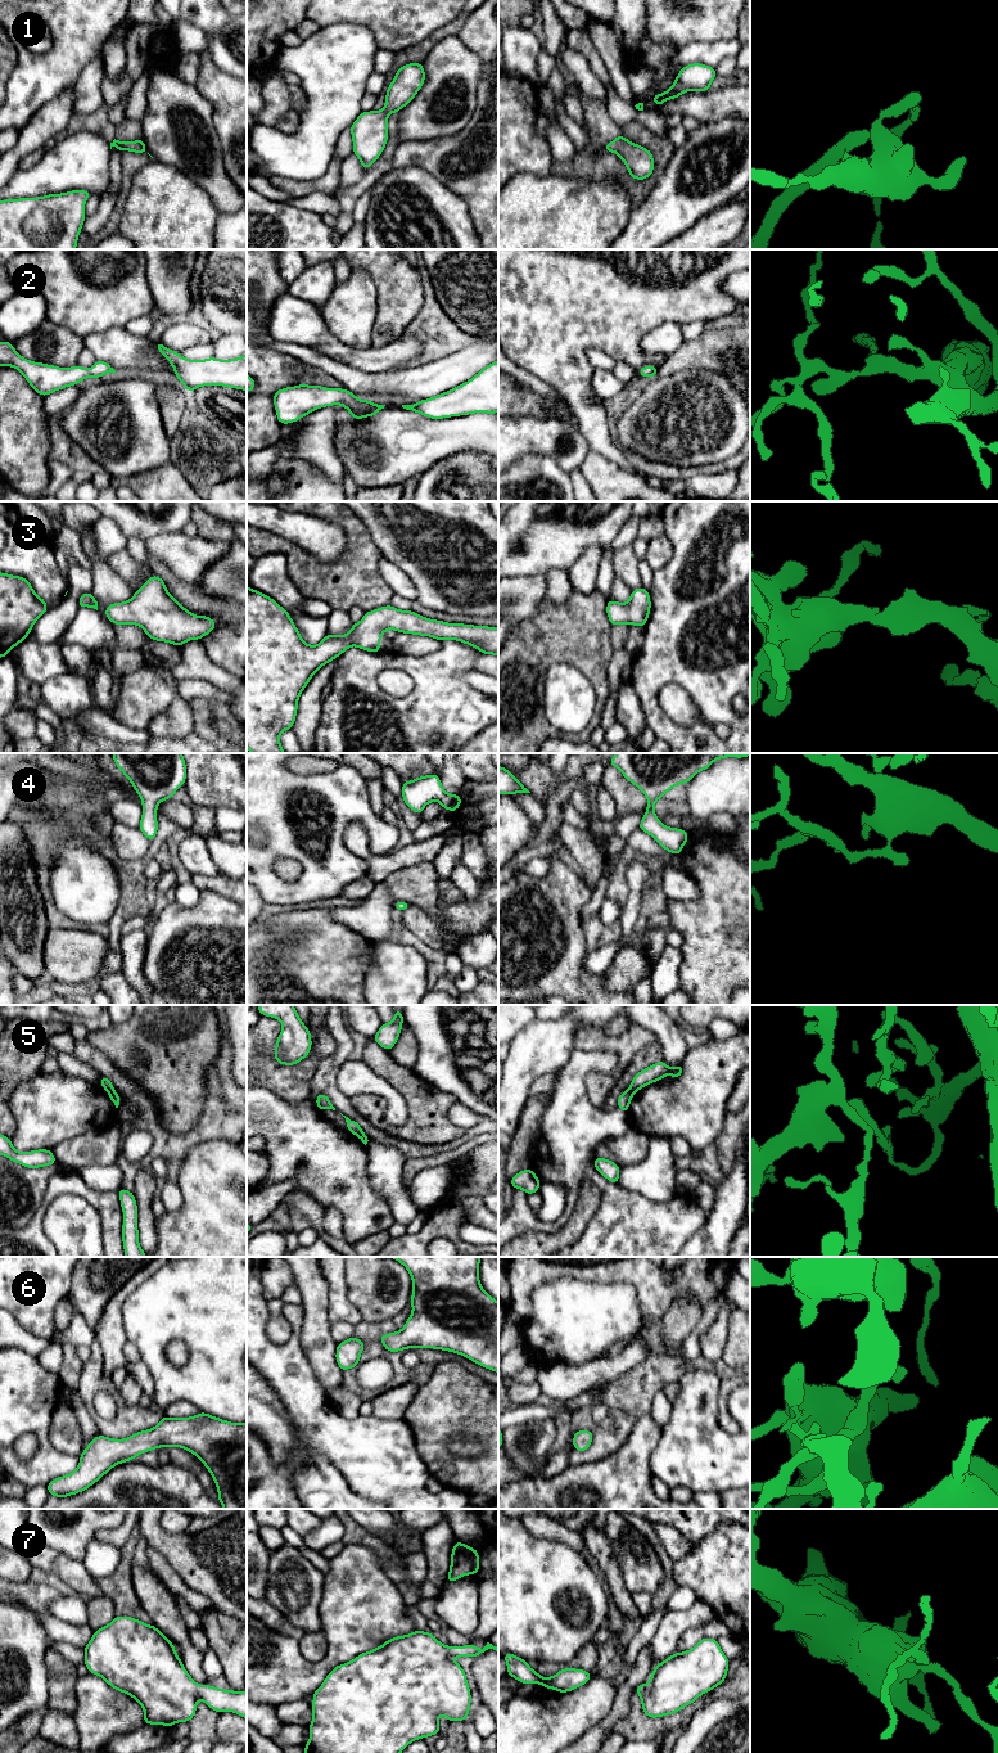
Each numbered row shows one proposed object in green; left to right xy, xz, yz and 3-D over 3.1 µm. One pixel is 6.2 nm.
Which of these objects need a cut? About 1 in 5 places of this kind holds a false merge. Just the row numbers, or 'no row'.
5

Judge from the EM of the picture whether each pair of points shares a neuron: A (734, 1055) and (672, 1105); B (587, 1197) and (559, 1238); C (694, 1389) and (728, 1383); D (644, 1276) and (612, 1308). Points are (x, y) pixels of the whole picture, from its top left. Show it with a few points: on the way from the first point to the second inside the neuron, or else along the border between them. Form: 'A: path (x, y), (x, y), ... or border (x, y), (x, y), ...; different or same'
A: path (718, 1071), (687, 1102); same
B: path (586, 1207), (578, 1221), (569, 1230); same
C: border (722, 1379), (718, 1395), (718, 1414); different
D: border (603, 1281), (628, 1283), (635, 1289), (640, 1316); different

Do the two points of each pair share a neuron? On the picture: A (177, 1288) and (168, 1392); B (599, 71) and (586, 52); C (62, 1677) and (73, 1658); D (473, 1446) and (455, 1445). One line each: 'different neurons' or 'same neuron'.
A: same neuron
B: same neuron
C: different neurons
D: same neuron

